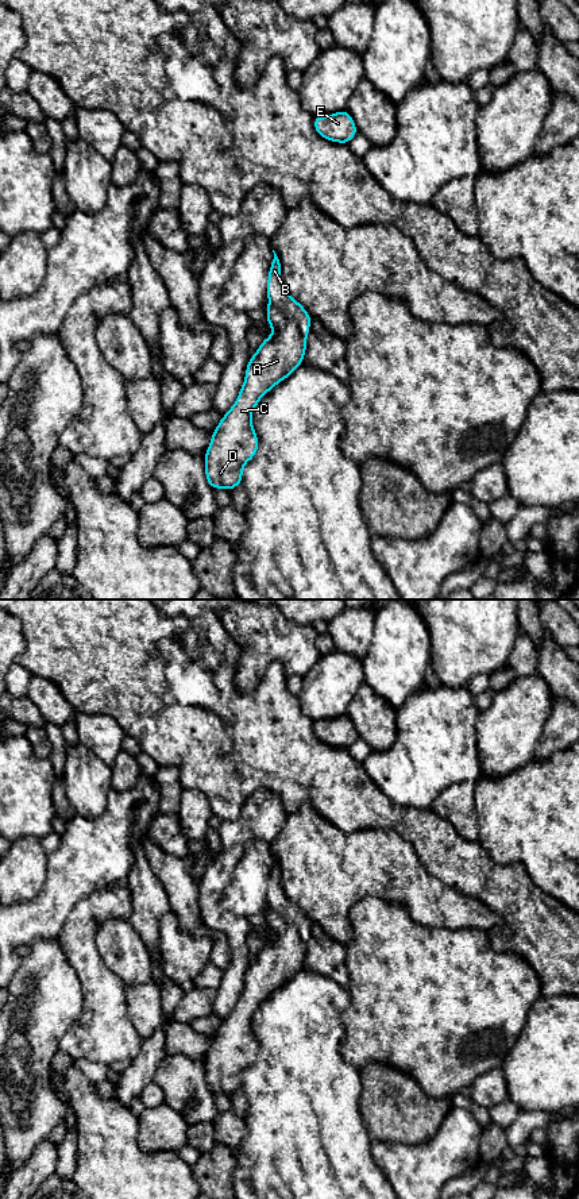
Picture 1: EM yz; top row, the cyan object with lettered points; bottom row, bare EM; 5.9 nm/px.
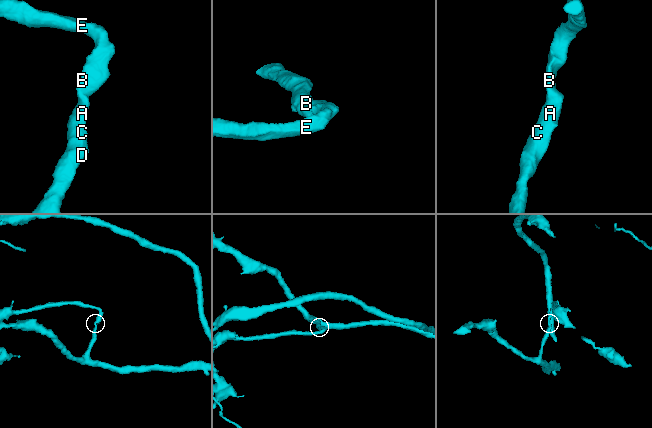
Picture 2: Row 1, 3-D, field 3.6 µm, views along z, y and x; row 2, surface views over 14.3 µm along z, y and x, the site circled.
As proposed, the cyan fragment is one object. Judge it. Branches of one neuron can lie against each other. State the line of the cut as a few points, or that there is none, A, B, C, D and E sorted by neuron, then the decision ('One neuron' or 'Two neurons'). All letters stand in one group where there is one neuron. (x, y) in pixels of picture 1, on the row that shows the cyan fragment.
No split. Groups: A B C D E. One neuron

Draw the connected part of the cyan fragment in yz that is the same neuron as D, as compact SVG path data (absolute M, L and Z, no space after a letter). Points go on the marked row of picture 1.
M274 250L273 252L266 288L270 305L265 311L274 335L267 336L250 358L236 402L212 432L204 455L205 475L212 490L221 487L229 491L242 485L243 466L254 459L259 447L251 421L254 408L304 362L313 319L285 290L281 263Z

